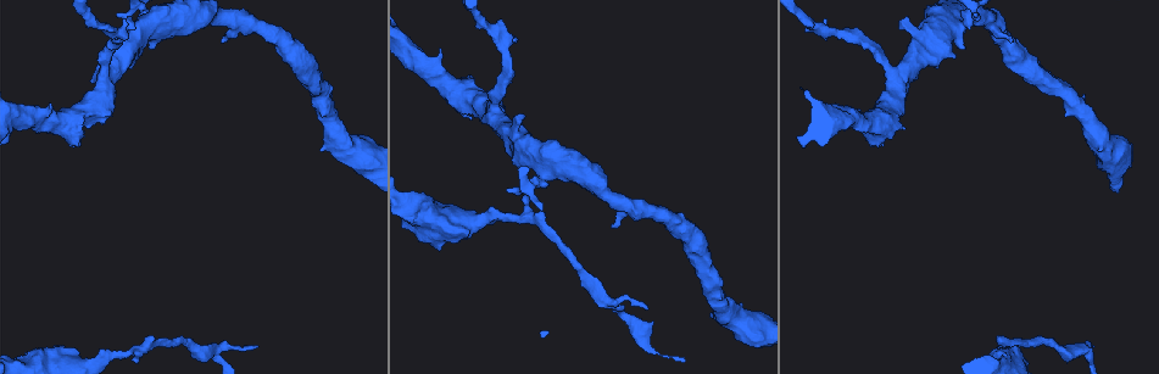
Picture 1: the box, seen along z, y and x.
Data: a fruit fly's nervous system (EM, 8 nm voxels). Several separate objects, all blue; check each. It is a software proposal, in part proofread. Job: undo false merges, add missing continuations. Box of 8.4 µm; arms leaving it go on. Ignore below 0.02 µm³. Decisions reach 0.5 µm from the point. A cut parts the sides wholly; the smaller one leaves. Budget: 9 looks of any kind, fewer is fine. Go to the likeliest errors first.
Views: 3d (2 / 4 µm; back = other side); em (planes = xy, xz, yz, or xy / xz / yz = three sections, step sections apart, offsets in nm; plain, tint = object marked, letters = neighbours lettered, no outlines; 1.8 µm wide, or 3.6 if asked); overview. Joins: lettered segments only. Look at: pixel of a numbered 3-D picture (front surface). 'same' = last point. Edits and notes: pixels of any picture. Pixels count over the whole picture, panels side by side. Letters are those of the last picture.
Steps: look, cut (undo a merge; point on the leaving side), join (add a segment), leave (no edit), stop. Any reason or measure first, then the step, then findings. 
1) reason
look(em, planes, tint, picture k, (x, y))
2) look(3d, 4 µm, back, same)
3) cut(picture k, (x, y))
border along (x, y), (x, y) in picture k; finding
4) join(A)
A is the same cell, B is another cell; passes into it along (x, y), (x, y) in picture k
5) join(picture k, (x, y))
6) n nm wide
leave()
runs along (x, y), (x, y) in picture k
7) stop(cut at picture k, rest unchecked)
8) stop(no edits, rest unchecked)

tapers out
look(em, xz, step 4, letters, picture 1, (645, 305))

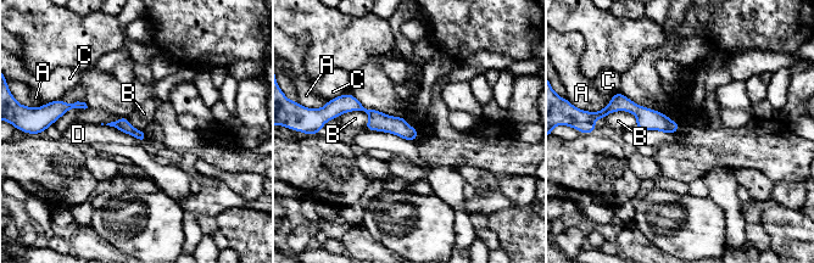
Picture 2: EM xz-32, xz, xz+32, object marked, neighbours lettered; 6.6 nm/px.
leave()
A, B, C and D are other cells; border along (601, 119), (628, 111), (637, 122) in picture 2; none of them fits

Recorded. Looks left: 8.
an open end
look(em, planes, letters, picture 1, (524, 117))

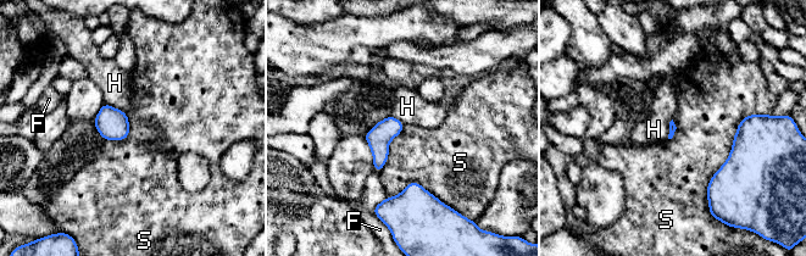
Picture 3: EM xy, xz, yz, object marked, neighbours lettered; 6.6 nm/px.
leave()
F, H and S are other cells; border along (759, 113), (740, 121), (707, 207) in picture 3; none of them fits

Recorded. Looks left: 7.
stops while still wide
look(em, yz, step 8, tint, picture 1, (222, 41))

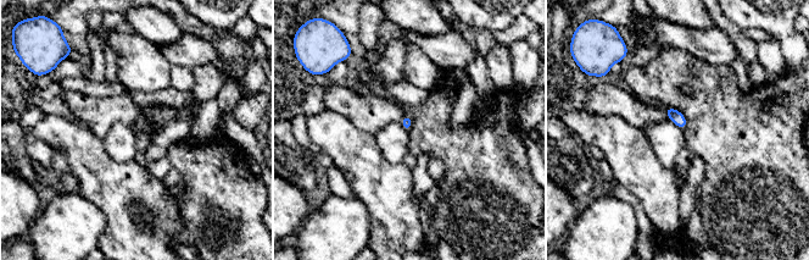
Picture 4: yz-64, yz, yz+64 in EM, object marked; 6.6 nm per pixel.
look(em, planes, letters, same)

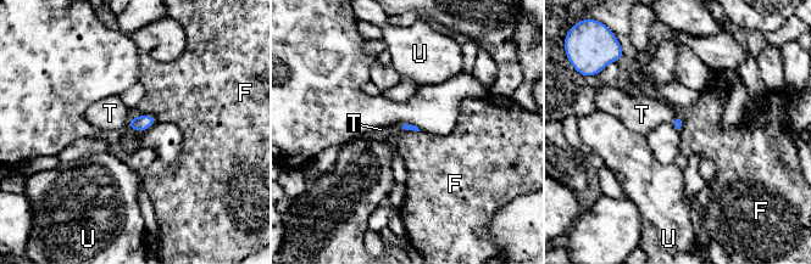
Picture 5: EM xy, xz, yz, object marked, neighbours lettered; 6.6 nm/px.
leave()
F, T and U are other cells; border along (132, 118), (153, 116), (156, 122) in picture 5; no lettered segment goes on from it

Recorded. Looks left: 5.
stop(no edits, rest unchecked)

